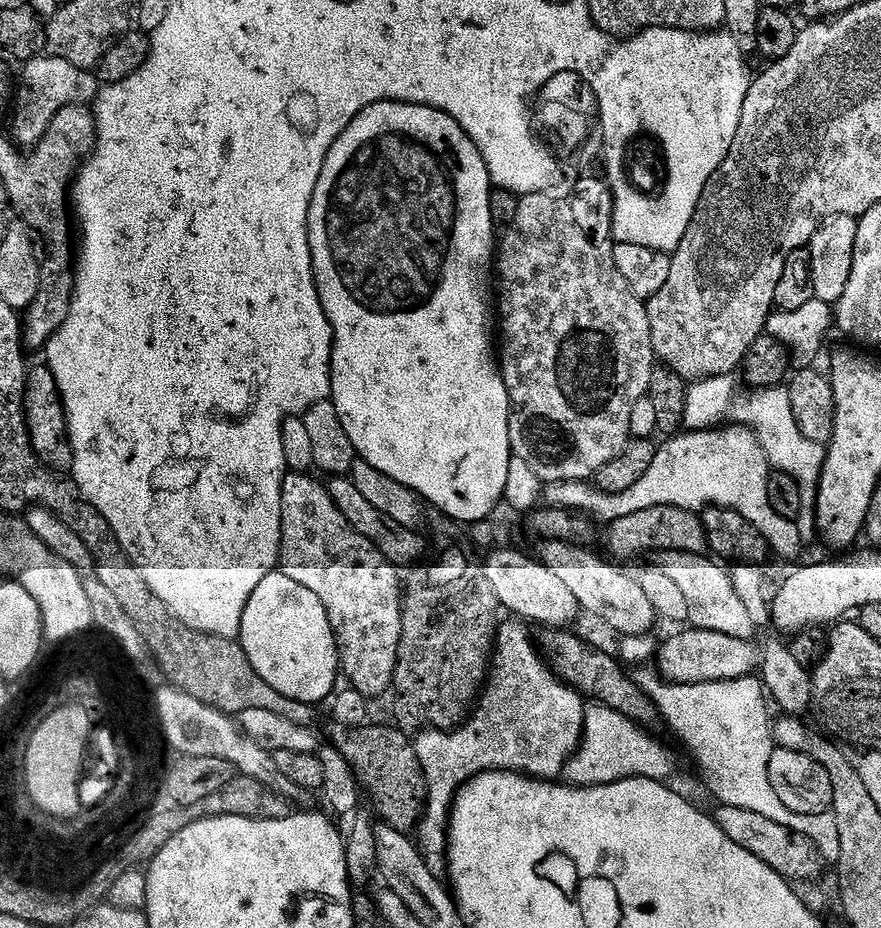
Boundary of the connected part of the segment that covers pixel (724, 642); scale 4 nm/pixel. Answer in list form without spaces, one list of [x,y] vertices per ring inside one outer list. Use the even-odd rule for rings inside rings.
[[[685,627],[683,630],[680,631],[684,631],[685,632],[680,632],[677,634],[677,636],[672,636],[669,638],[668,641],[663,643],[661,643],[659,645],[658,651],[654,657],[654,664],[657,664],[658,667],[660,667],[660,672],[663,677],[663,679],[665,681],[667,681],[667,683],[669,684],[705,684],[706,682],[722,682],[723,680],[737,680],[738,678],[742,678],[743,676],[751,676],[753,675],[753,673],[755,673],[757,671],[757,669],[759,669],[761,667],[762,664],[762,652],[761,649],[759,647],[756,648],[754,645],[751,644],[750,641],[748,640],[743,640],[742,637],[740,636],[727,636],[726,633],[724,632],[720,632],[720,631],[724,631],[724,630],[713,630],[711,627],[708,628],[688,628]]]

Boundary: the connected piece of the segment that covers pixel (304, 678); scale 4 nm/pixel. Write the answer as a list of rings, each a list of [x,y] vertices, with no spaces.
[[[283,570],[271,572],[252,595],[243,614],[243,626],[240,628],[238,642],[260,677],[270,682],[270,686],[274,686],[278,694],[286,694],[286,698],[316,706],[319,705],[319,700],[327,701],[337,691],[336,679],[341,679],[342,676],[340,649],[336,647],[336,635],[326,606],[322,598],[314,594],[314,590],[302,586]]]

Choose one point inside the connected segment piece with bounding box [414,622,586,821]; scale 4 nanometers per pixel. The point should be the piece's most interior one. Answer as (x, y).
(530, 721)

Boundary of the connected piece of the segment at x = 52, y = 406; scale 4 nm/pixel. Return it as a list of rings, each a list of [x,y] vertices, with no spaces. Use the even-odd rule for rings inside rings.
[[[46,366],[33,367],[28,374],[28,385],[24,391],[24,413],[28,419],[28,452],[32,452],[32,460],[36,460],[36,472],[48,472],[52,480],[60,480],[60,484],[68,484],[76,496],[80,496],[80,504],[88,504],[96,516],[103,516],[102,509],[95,500],[84,492],[80,484],[77,464],[79,456],[76,450],[76,439],[68,430],[68,411],[64,409],[64,400],[56,385],[54,374]]]

